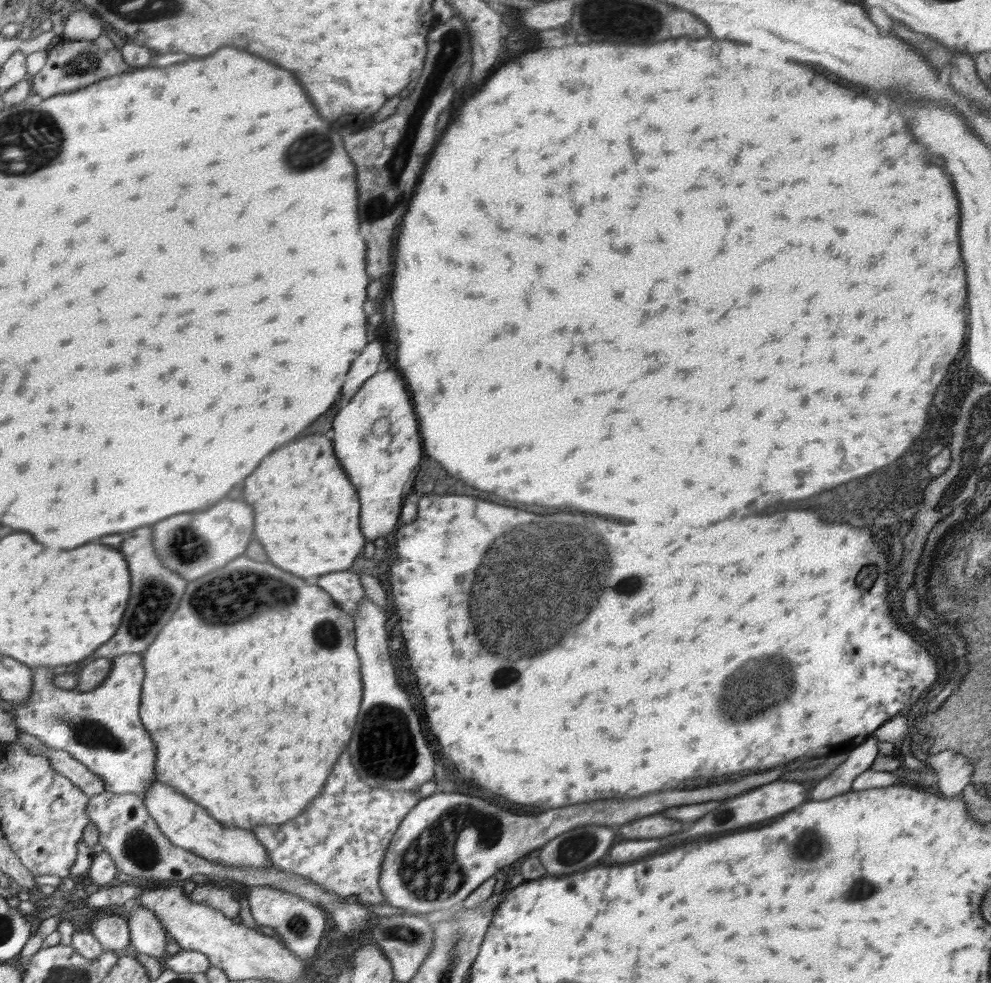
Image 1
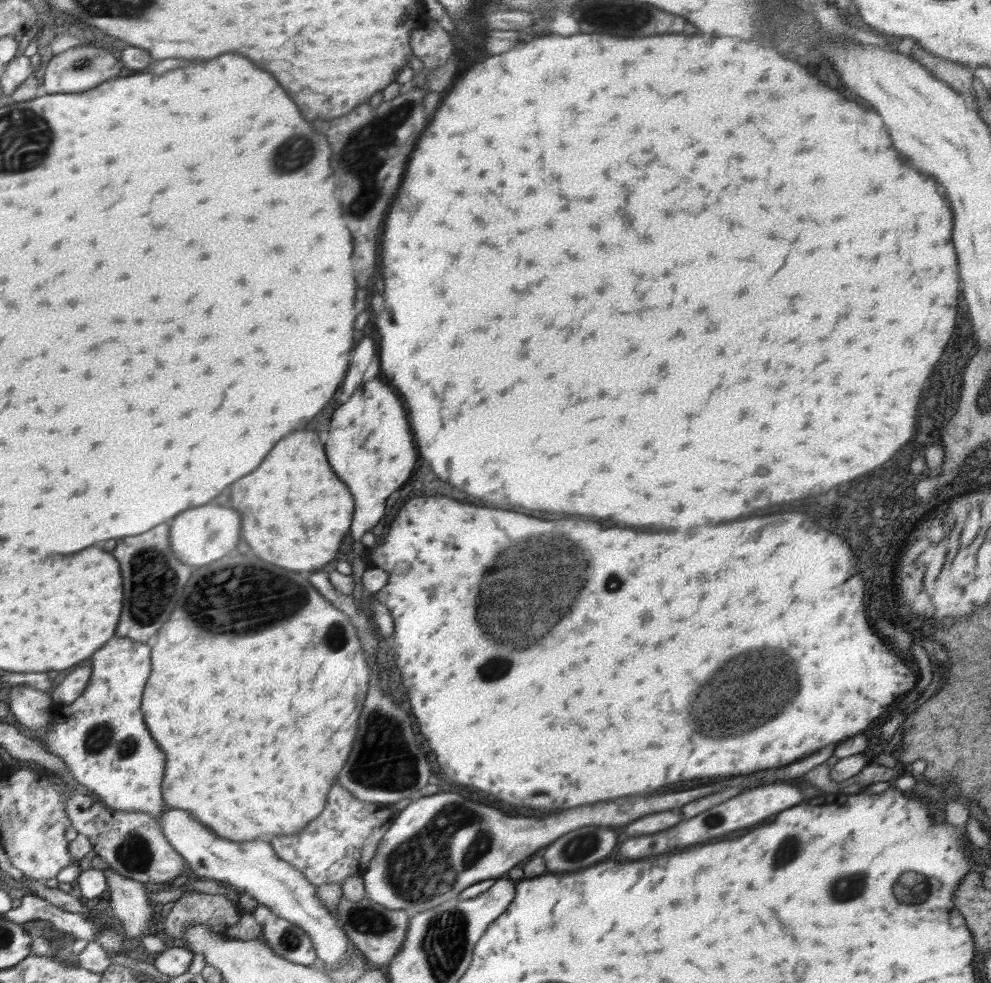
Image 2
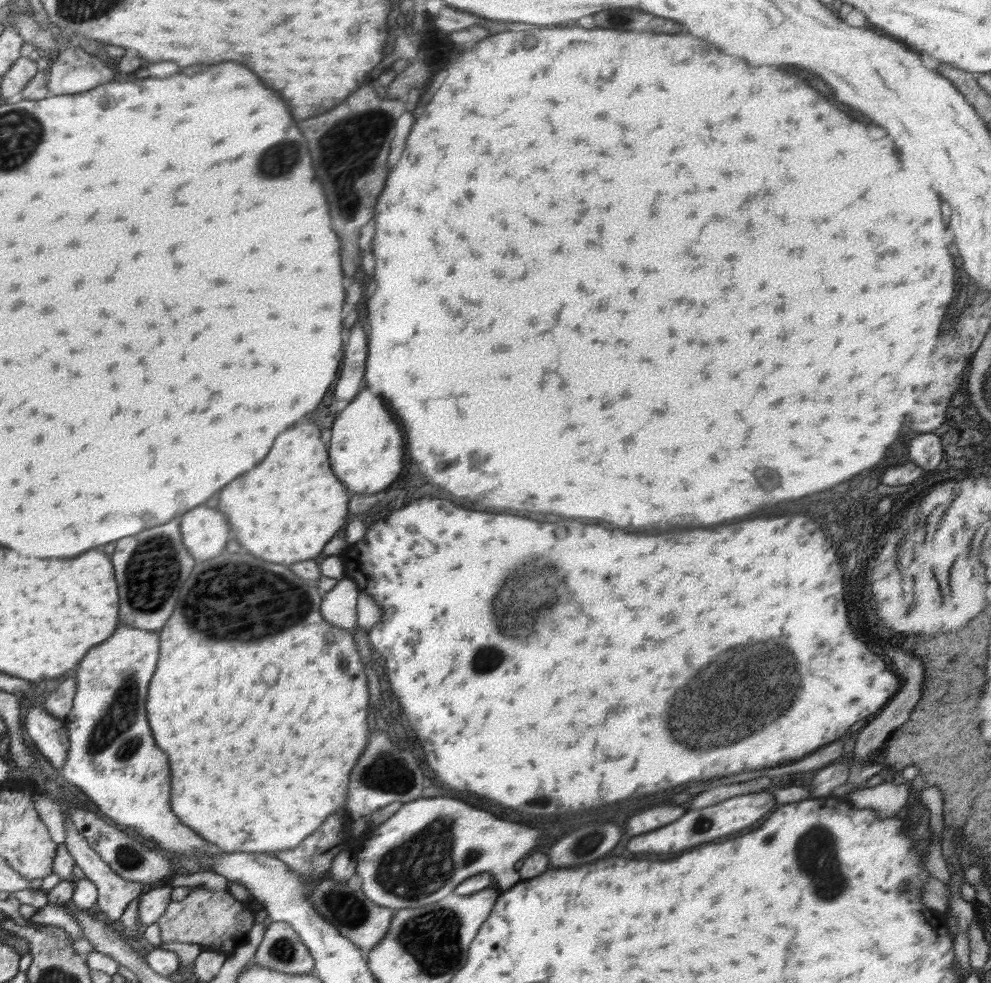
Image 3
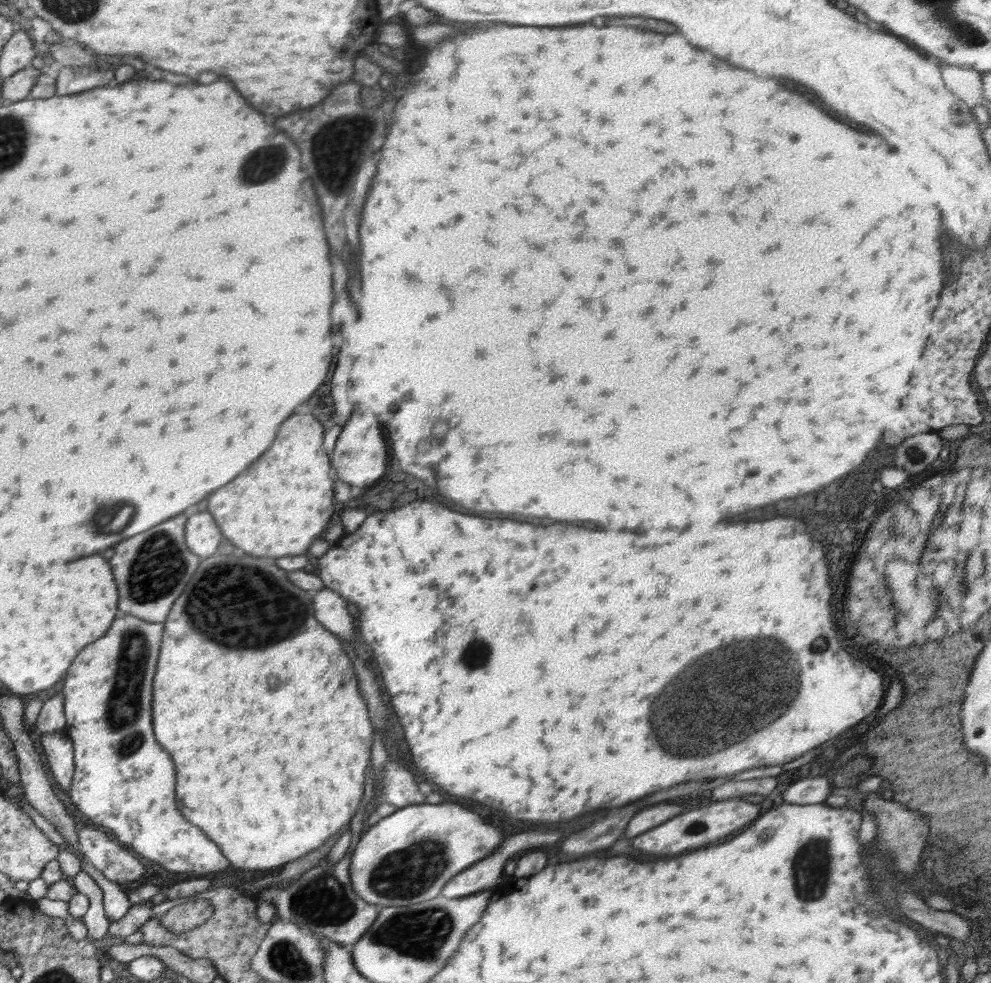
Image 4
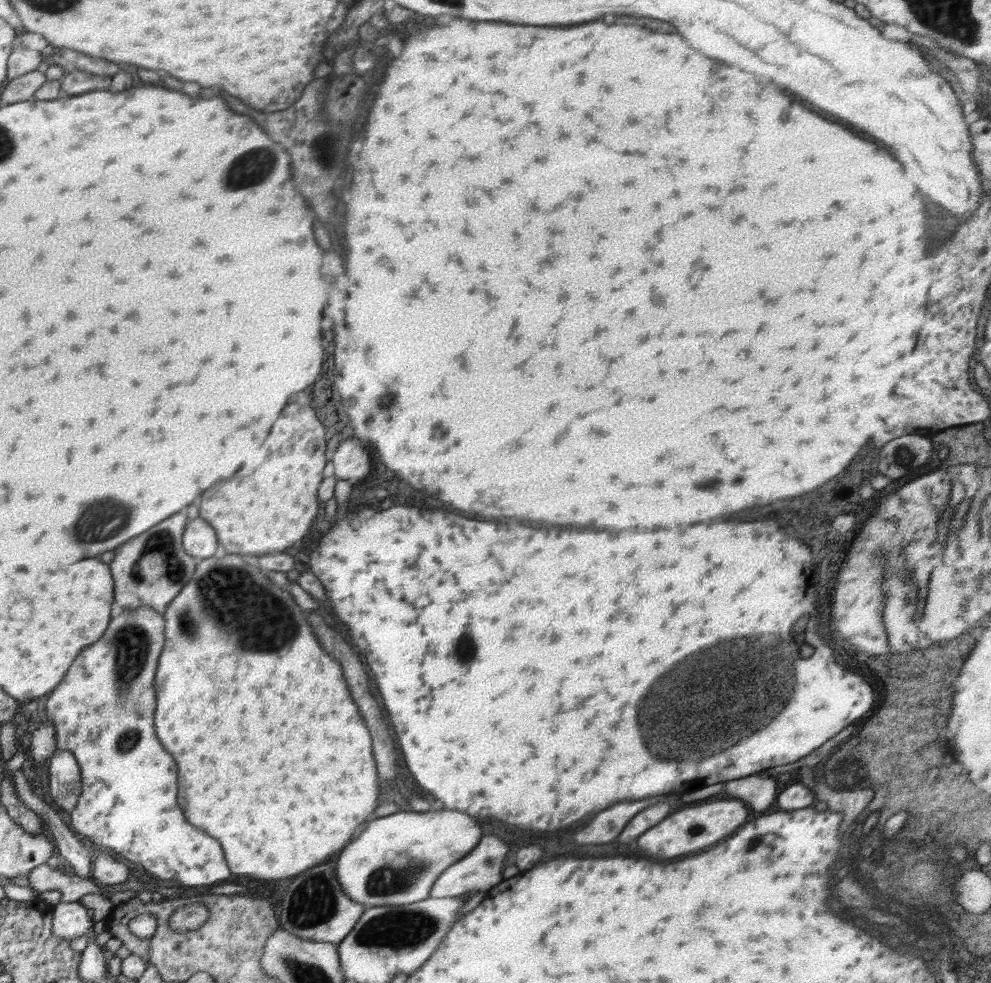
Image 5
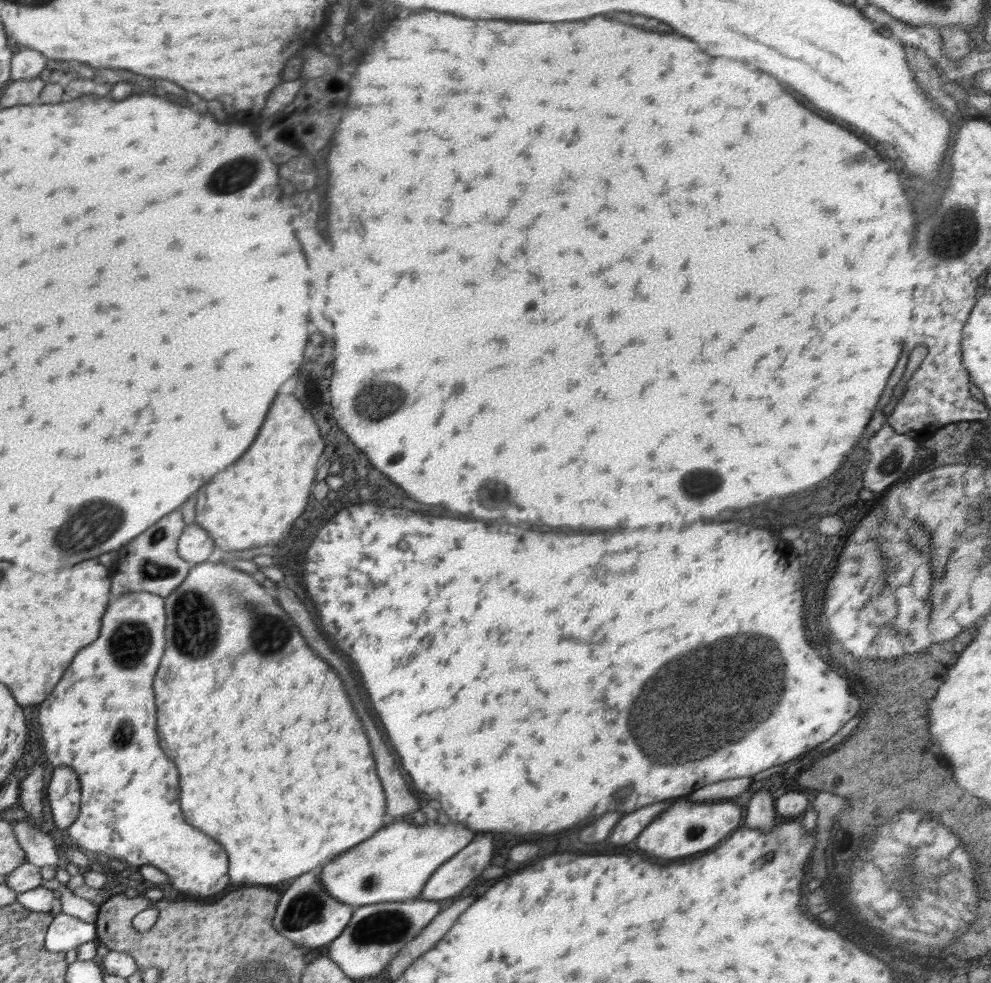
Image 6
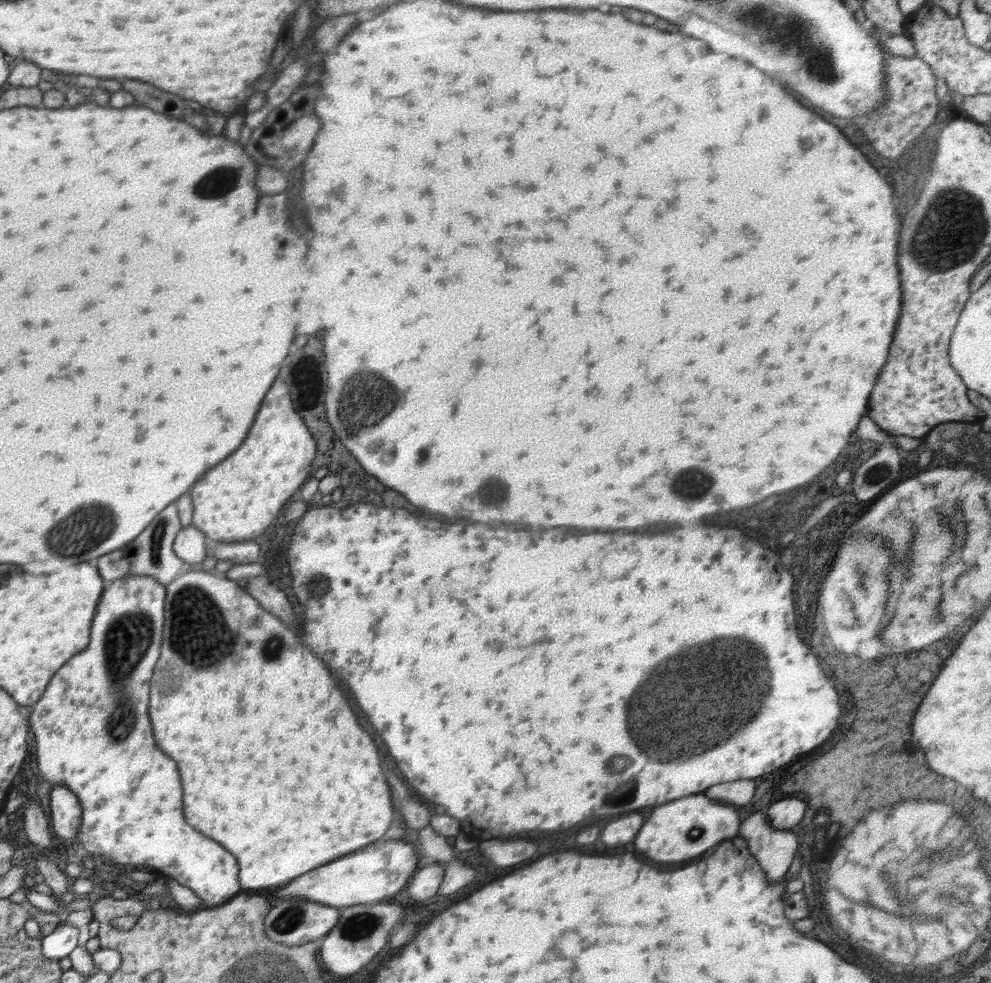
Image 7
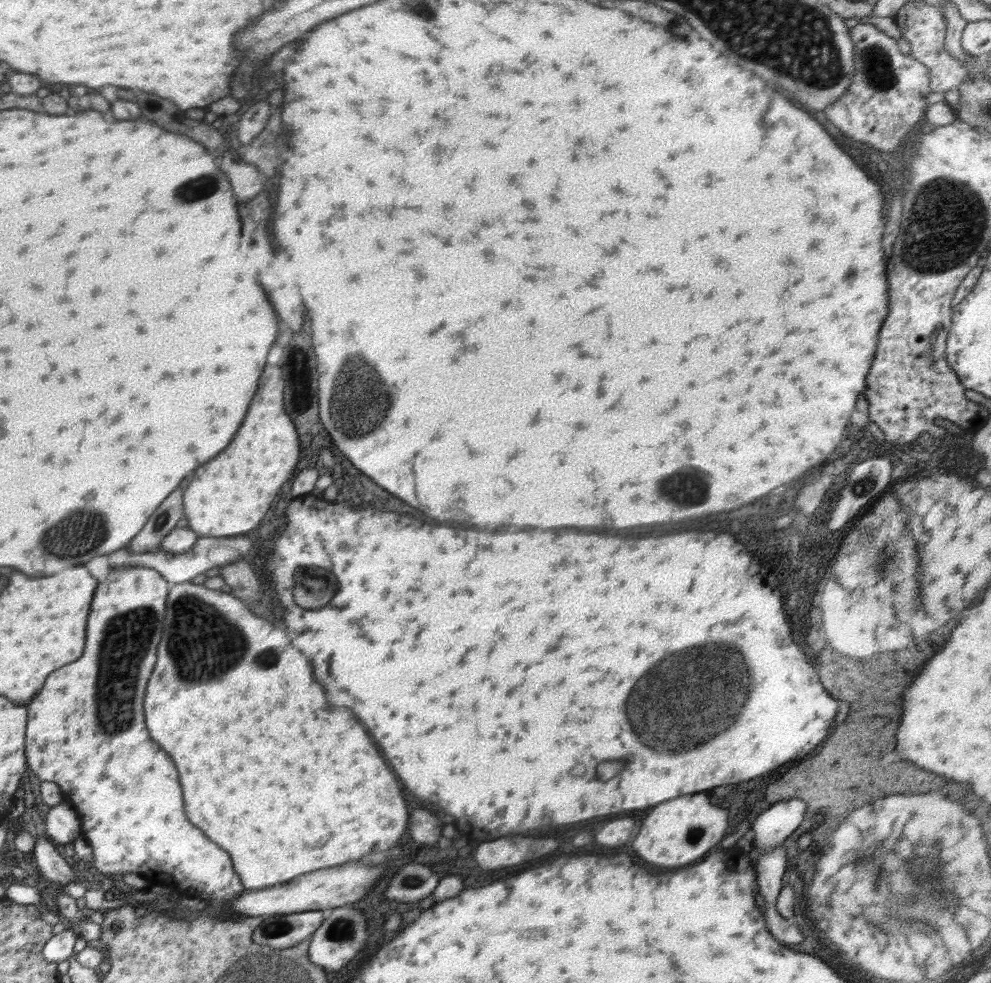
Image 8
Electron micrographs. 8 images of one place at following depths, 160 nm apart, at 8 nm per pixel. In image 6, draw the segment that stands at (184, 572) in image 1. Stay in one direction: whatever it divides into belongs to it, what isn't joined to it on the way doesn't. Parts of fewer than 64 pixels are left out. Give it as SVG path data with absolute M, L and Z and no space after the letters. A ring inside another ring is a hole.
M192 522L178 539L177 553L180 558L194 565L208 560L208 556L214 556L216 546L209 532Z

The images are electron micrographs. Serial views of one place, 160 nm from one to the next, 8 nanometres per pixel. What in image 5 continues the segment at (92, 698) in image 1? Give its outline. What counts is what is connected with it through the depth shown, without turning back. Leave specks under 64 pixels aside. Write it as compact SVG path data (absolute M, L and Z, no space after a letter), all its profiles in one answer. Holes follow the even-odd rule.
M138 607L126 609L120 614L116 614L116 618L112 620L112 628L108 628L108 636L104 636L104 640L100 640L100 644L92 644L92 648L88 648L88 652L84 652L84 656L80 656L80 660L76 660L76 664L72 664L72 672L68 672L68 676L64 676L64 684L60 684L60 688L56 688L56 692L51 692L46 700L47 720L55 725L55 732L58 735L57 749L69 750L76 758L78 766L81 770L81 795L70 812L71 828L76 830L79 836L86 836L85 842L90 848L112 849L116 854L120 854L122 858L130 860L130 862L138 862L144 868L158 876L162 880L176 880L183 886L210 886L212 884L222 883L228 879L231 872L227 865L225 854L220 844L212 838L206 836L202 830L192 828L192 824L188 824L184 820L182 810L176 804L176 796L178 796L178 784L176 784L176 762L174 758L162 748L162 744L156 738L154 732L154 710L156 710L156 692L154 692L154 674L156 674L156 666L158 666L158 656L164 647L166 640L166 618L163 613L156 612L152 607Z

